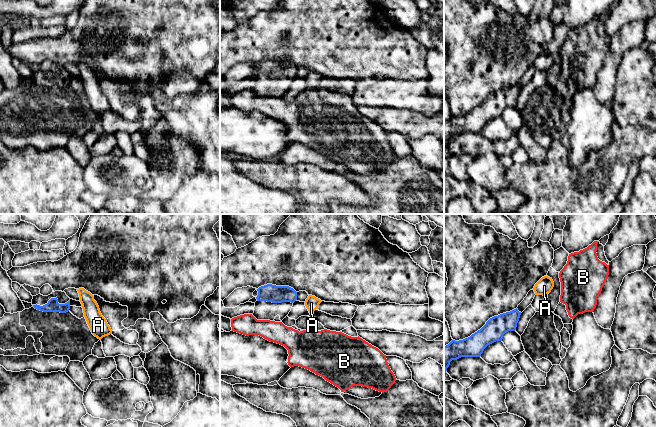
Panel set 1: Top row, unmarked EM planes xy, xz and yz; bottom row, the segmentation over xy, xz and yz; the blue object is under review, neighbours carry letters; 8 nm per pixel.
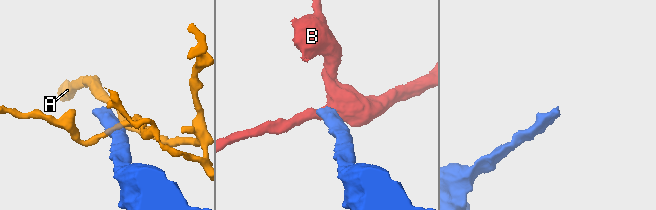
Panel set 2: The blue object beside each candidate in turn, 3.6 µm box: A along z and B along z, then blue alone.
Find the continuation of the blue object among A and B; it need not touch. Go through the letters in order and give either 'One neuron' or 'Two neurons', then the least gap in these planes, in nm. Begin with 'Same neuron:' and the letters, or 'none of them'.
Same neuron: none of them
A: Two neurons. Distance 70 nm
B: Two neurons. Distance 120 nm

